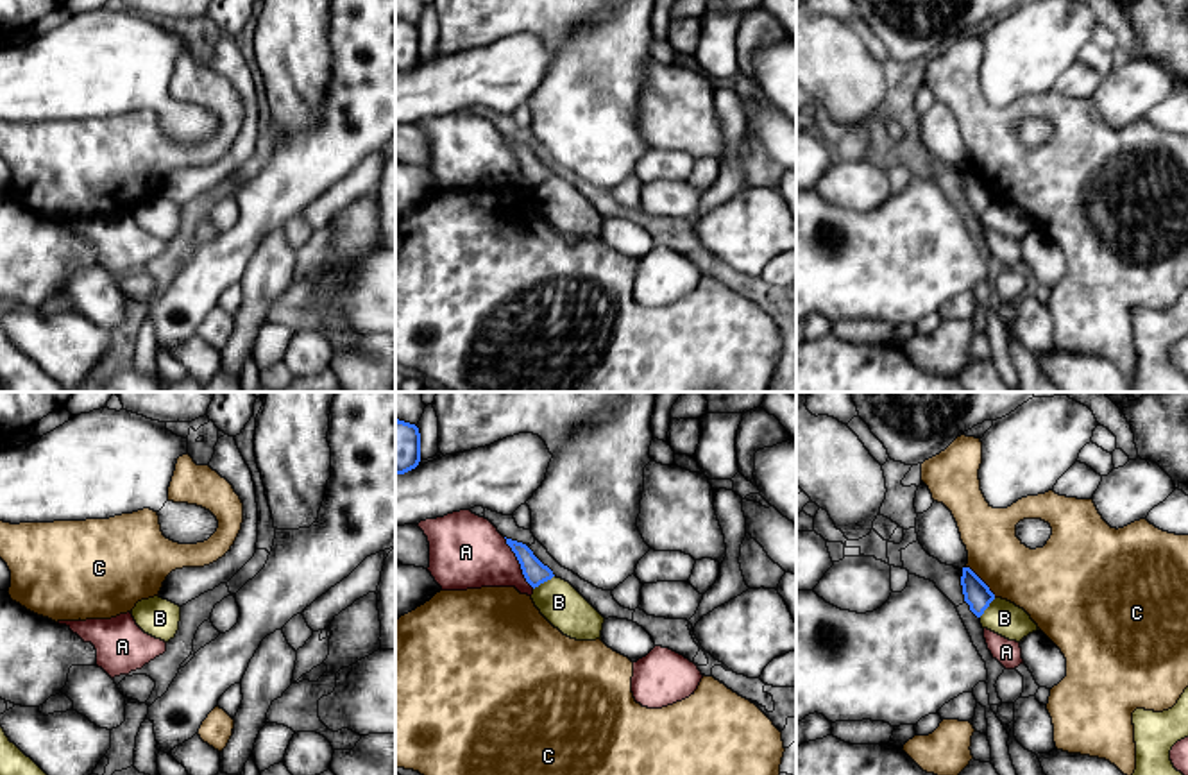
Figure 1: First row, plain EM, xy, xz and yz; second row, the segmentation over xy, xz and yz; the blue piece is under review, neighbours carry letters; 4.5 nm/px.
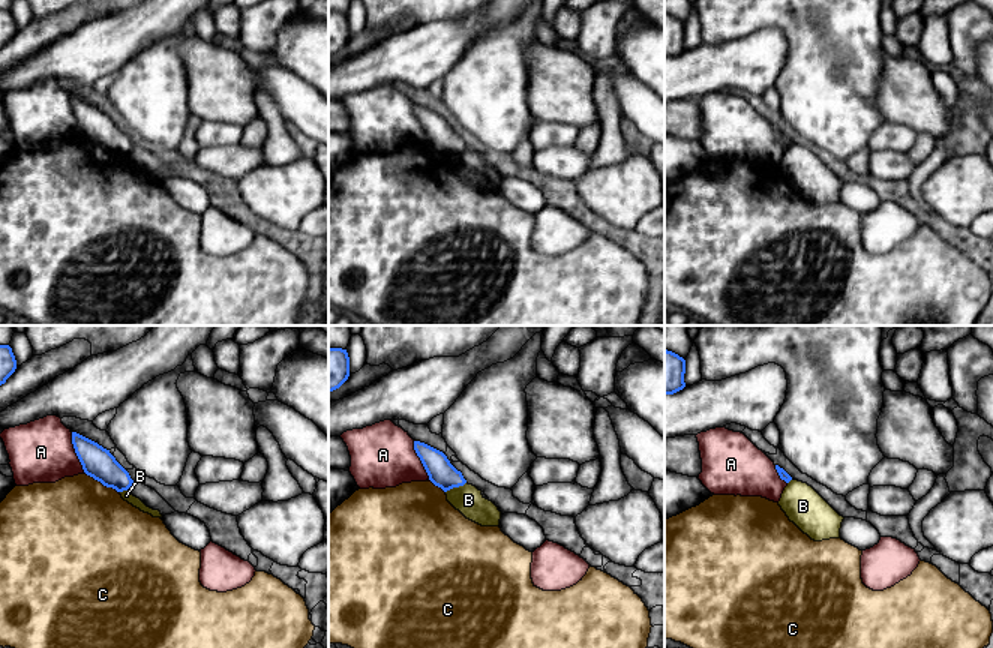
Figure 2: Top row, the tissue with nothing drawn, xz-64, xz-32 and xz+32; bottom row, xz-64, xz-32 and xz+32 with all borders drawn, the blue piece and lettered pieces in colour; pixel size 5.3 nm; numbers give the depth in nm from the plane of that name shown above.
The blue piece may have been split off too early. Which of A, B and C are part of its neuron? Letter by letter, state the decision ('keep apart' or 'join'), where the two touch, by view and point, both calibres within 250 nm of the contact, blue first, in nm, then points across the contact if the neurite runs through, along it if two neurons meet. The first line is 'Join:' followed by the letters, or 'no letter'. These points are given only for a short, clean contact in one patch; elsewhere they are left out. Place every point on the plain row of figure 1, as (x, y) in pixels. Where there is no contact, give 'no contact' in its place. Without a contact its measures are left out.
Join: no letter
A: keep apart | xz (519, 161) | 110/340 nm
B: keep apart | xz (543, 181) | 110/190 nm | along xz (553, 174), (534, 188)
C: keep apart | yz (983, 181) | 120/280 nm

